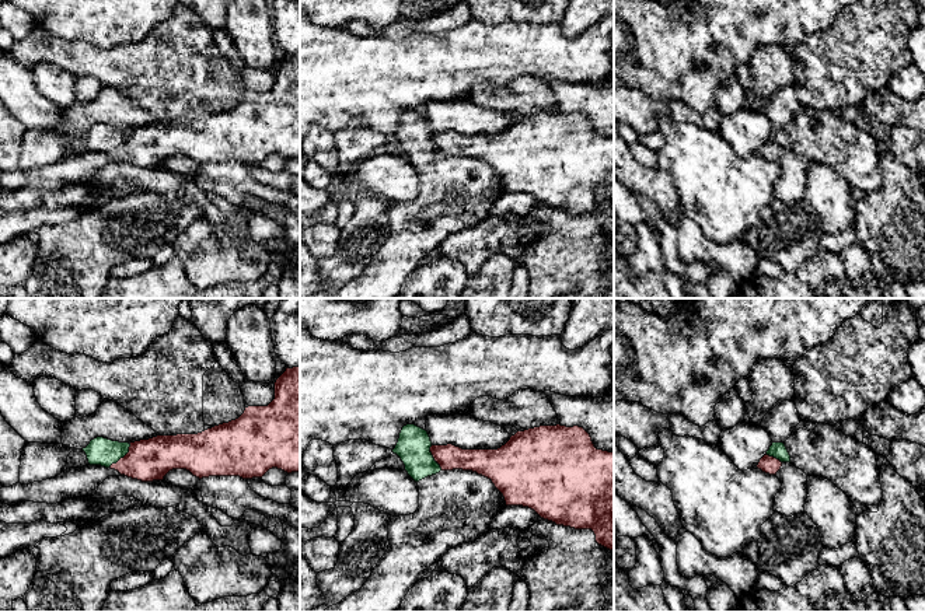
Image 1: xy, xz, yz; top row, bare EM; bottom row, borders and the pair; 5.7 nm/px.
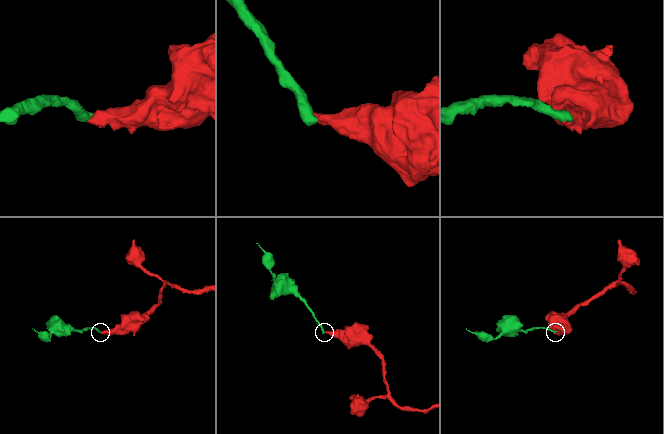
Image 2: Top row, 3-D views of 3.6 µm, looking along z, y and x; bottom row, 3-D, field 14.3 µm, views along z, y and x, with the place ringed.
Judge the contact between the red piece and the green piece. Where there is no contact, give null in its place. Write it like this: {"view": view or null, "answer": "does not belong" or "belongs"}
{"view": "xy", "answer": "does not belong"}

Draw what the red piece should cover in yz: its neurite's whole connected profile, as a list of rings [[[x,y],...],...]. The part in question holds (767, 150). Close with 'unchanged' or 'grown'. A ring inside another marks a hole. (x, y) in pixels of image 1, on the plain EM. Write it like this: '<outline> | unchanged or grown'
[[[764,141],[758,151],[765,160],[775,161],[782,172],[774,183],[774,197],[792,203],[804,197],[807,185],[807,161],[790,148]]] | grown

